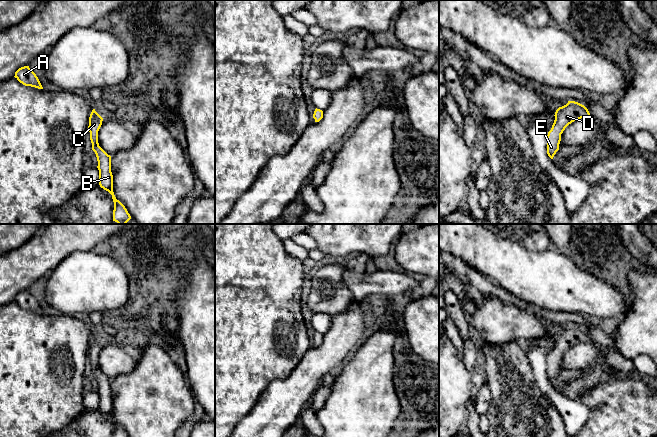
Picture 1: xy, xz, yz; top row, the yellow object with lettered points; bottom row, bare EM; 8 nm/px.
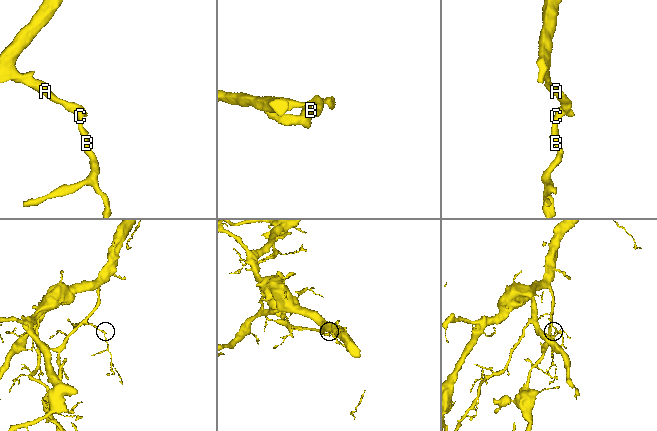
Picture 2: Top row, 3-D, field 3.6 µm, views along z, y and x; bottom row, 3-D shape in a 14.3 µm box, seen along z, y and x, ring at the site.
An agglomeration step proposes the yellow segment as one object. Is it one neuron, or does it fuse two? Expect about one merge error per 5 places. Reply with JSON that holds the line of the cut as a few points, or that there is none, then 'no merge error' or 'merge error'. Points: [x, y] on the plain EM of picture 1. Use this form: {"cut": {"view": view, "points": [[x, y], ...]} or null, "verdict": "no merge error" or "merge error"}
{"cut": null, "verdict": "no merge error"}

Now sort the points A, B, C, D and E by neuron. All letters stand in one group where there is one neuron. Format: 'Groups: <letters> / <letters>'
Groups: A B C D E

